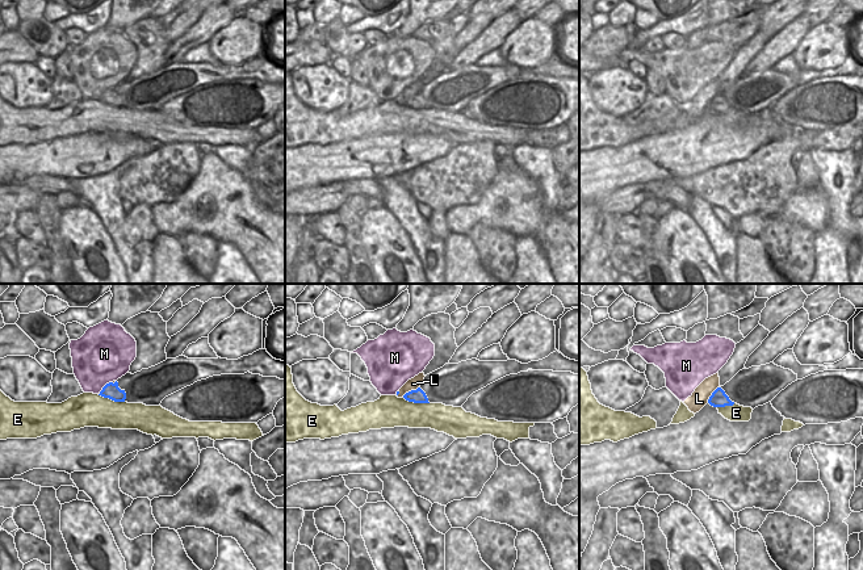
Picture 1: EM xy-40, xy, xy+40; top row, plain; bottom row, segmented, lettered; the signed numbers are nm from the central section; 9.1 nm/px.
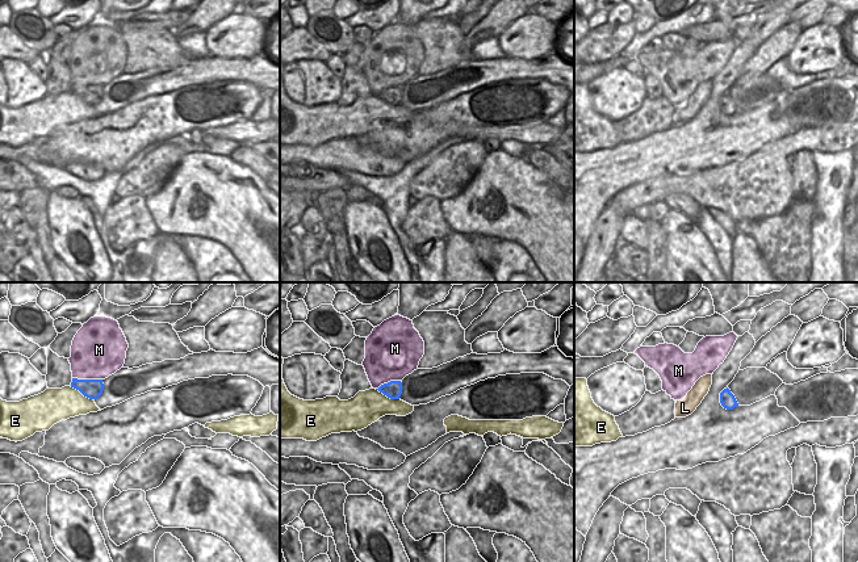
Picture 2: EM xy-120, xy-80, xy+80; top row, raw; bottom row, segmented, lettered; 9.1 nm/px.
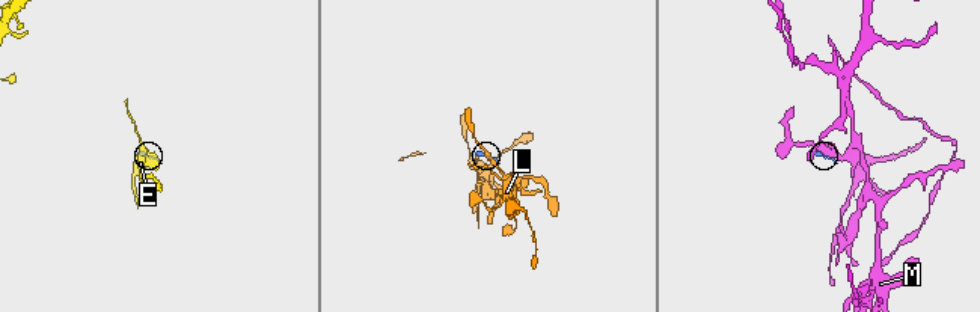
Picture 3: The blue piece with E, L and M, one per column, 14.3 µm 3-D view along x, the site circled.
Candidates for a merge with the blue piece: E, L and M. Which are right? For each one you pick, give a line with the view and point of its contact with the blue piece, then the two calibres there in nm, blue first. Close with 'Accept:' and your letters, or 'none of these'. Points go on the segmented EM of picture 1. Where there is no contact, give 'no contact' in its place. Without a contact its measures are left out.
Accept: none of these

